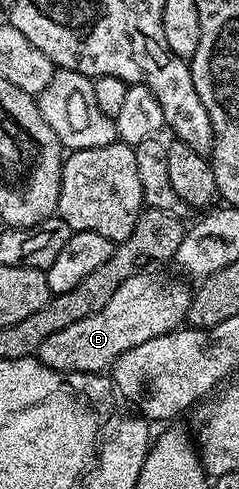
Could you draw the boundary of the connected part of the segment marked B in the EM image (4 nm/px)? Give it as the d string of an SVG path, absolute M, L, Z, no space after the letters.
M142 273L135 277L127 277L127 281L123 281L123 285L115 289L111 301L107 301L107 305L99 309L99 313L91 313L91 317L83 317L83 321L75 321L75 325L67 325L67 329L51 333L51 337L47 337L43 345L39 345L36 358L40 359L43 365L60 371L62 375L92 377L108 372L114 361L127 349L135 349L135 345L143 345L143 341L151 341L151 337L178 330L189 318L190 288L185 288L181 283L160 283L151 276L152 274Z

